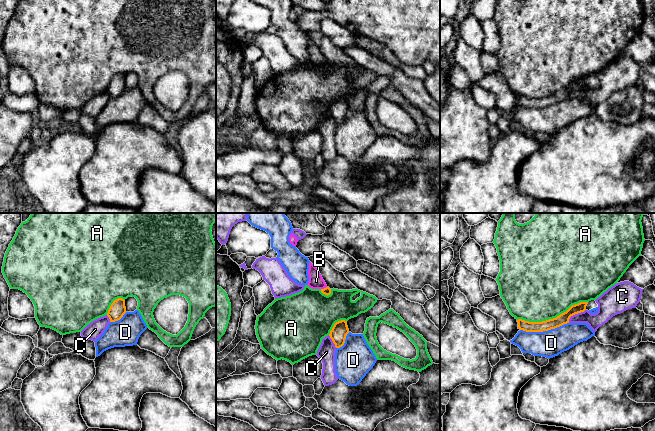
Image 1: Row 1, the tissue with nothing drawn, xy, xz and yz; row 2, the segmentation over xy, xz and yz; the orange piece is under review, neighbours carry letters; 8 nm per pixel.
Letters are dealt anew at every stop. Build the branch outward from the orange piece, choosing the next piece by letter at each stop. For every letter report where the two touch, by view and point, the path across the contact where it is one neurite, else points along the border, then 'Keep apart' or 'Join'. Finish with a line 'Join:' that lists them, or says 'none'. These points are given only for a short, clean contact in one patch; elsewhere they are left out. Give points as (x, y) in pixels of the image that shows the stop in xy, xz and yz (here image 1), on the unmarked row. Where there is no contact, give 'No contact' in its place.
A: Touches orange at yz (553, 94). Keep apart
B: Touches orange at xz (324, 64). Boundary: xz (326, 62), (321, 65). Keep apart
C: Touches orange at yz (575, 89). Keep apart
D: Touches orange at yz (544, 106). Keep apart
Join: none

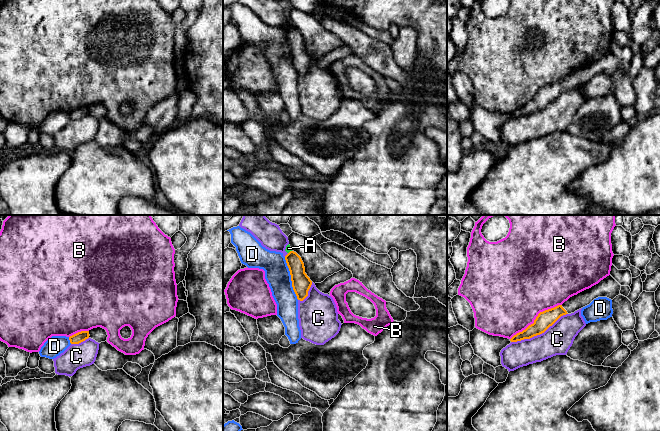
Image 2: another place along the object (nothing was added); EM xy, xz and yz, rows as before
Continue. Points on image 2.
A: Touches orange at xz (289, 28). Boundary: xz (291, 26), (288, 29). Keep apart
B: Touches orange at yz (536, 94). Keep apart
C: Touches orange at yz (539, 110). Keep apart
D: Touches orange at xz (291, 54). Keep apart
Join: none

